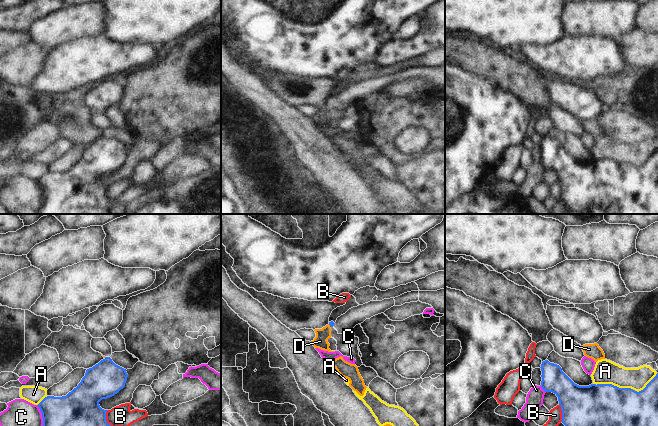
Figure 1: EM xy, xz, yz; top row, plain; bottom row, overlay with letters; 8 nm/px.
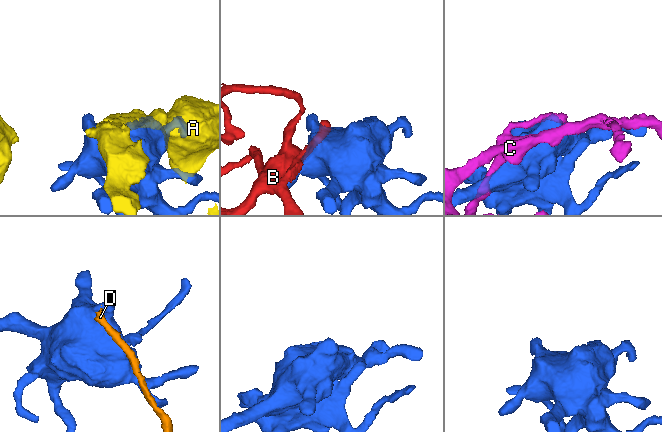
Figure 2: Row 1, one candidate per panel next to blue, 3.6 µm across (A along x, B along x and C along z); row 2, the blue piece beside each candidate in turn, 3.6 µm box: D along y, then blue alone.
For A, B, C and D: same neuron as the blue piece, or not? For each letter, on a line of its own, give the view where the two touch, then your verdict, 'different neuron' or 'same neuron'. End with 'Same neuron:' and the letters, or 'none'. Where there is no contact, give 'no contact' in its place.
A: yz | different neuron
B: yz | different neuron
C: xy | different neuron
D: xz | different neuron
Same neuron: none

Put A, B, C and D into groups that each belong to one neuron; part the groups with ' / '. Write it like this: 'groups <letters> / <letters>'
groups A / B / C / D

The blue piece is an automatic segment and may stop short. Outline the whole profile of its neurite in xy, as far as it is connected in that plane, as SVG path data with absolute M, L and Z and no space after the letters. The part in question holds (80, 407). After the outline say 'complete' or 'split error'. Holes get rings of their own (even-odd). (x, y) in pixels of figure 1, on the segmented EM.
M110 357L86 370L76 388L66 396L45 397L39 407L43 426L111 426L99 402L117 394L125 387L126 369L116 365Z; complete

